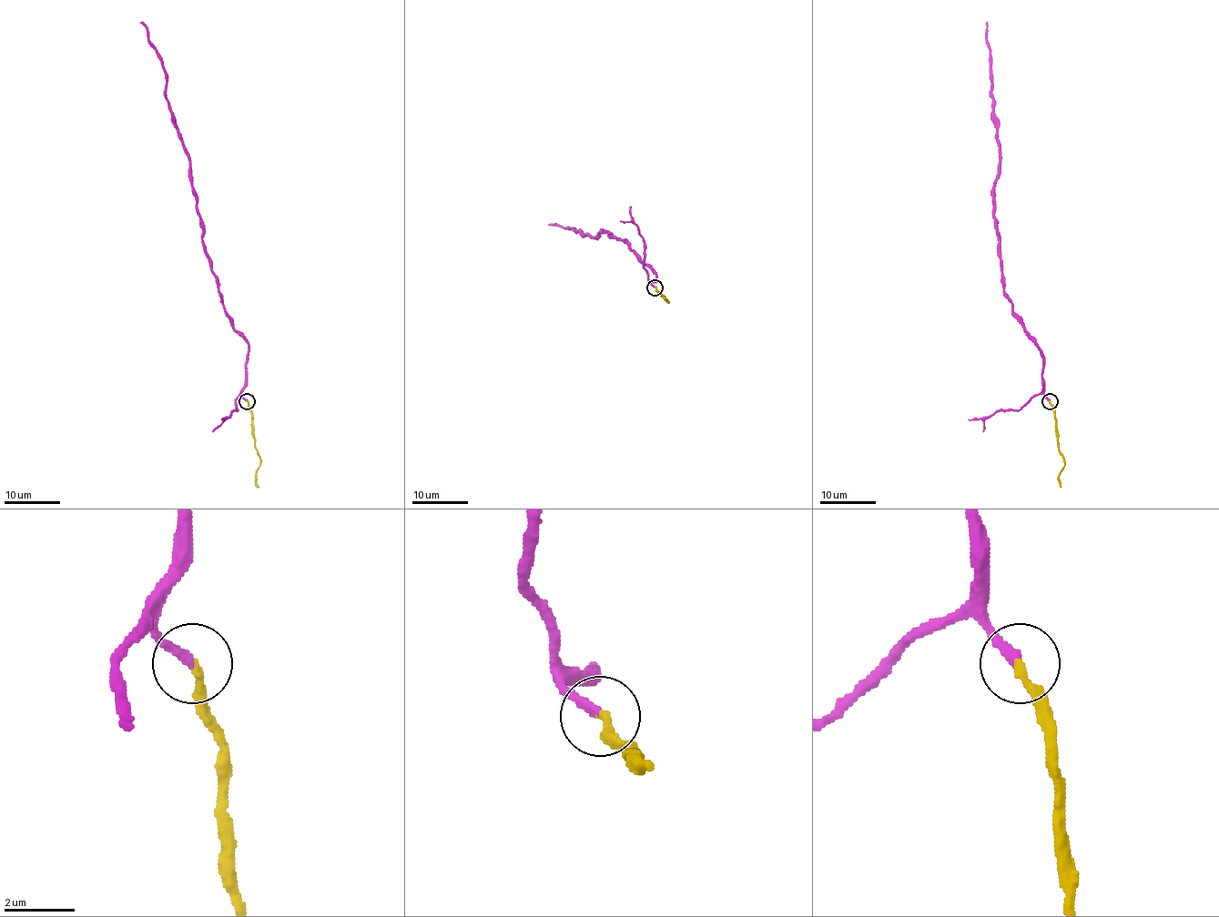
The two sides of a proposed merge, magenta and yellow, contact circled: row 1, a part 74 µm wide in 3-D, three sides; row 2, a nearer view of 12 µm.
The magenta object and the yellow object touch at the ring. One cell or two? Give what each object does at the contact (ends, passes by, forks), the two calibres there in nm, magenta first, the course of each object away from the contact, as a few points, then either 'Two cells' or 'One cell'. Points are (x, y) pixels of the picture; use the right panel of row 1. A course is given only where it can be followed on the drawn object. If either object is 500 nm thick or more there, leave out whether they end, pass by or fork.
At the ring magenta ends. At the ring yellow ends. Thickness 280 nm (magenta) against 240 nm. Course of magenta: (1049, 400), (1043, 395), (1042, 353), (1012, 311), (1011, 299), (1004, 291), (994, 216), (999, 155), (988, 22). Course of yellow: (1049, 400), (1055, 415), (1058, 449), (1064, 462), (1059, 477), (1061, 488). One cell

